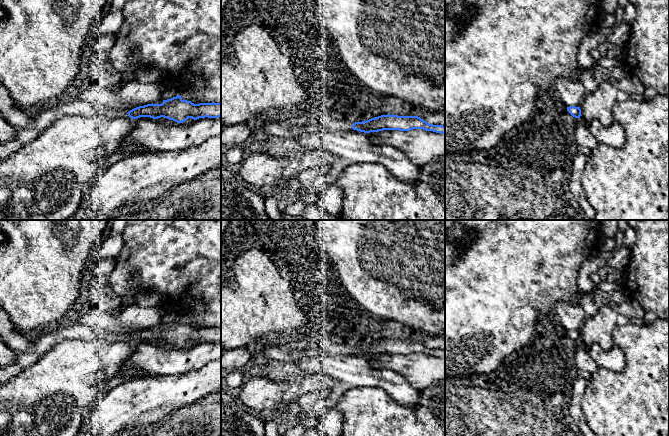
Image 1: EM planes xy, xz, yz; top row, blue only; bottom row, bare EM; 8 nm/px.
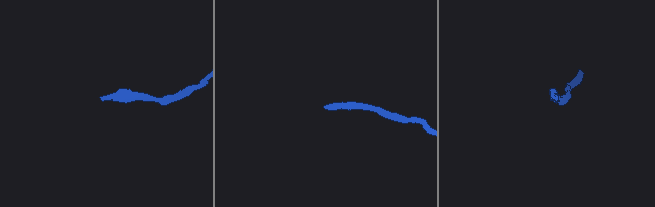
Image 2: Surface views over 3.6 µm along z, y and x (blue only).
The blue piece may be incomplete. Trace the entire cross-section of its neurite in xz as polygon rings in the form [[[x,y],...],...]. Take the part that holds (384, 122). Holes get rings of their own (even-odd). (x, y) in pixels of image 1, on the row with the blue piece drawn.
[[[381,115],[367,121],[355,122],[353,130],[364,133],[378,132],[383,130],[410,131],[423,129],[445,135],[445,126],[429,124],[418,116]]]

